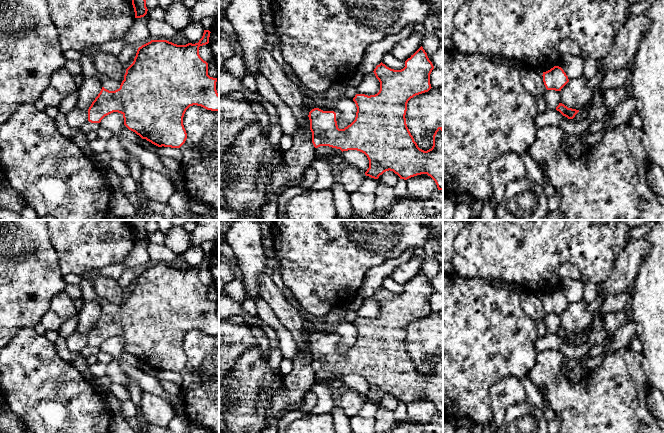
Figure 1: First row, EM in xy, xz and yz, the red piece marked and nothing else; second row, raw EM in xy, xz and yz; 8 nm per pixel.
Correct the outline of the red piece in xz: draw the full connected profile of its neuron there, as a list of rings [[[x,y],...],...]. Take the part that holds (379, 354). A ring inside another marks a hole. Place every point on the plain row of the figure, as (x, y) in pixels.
[[[422,270],[405,285],[405,291],[401,294],[391,293],[381,286],[373,295],[380,306],[380,314],[375,319],[355,319],[353,325],[357,336],[350,349],[339,353],[334,335],[314,332],[309,336],[314,371],[329,370],[342,376],[357,374],[364,377],[369,384],[365,399],[371,402],[378,403],[389,394],[404,404],[427,398],[435,405],[438,414],[443,414],[443,352],[437,352],[433,359],[432,372],[424,375],[414,365],[405,342],[408,325],[432,312],[430,298],[433,293],[434,290]]]

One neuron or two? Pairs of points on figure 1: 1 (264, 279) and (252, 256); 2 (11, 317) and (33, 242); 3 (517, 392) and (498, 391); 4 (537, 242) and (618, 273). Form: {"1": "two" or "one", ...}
{"1": "two", "2": "one", "3": "one", "4": "two"}

